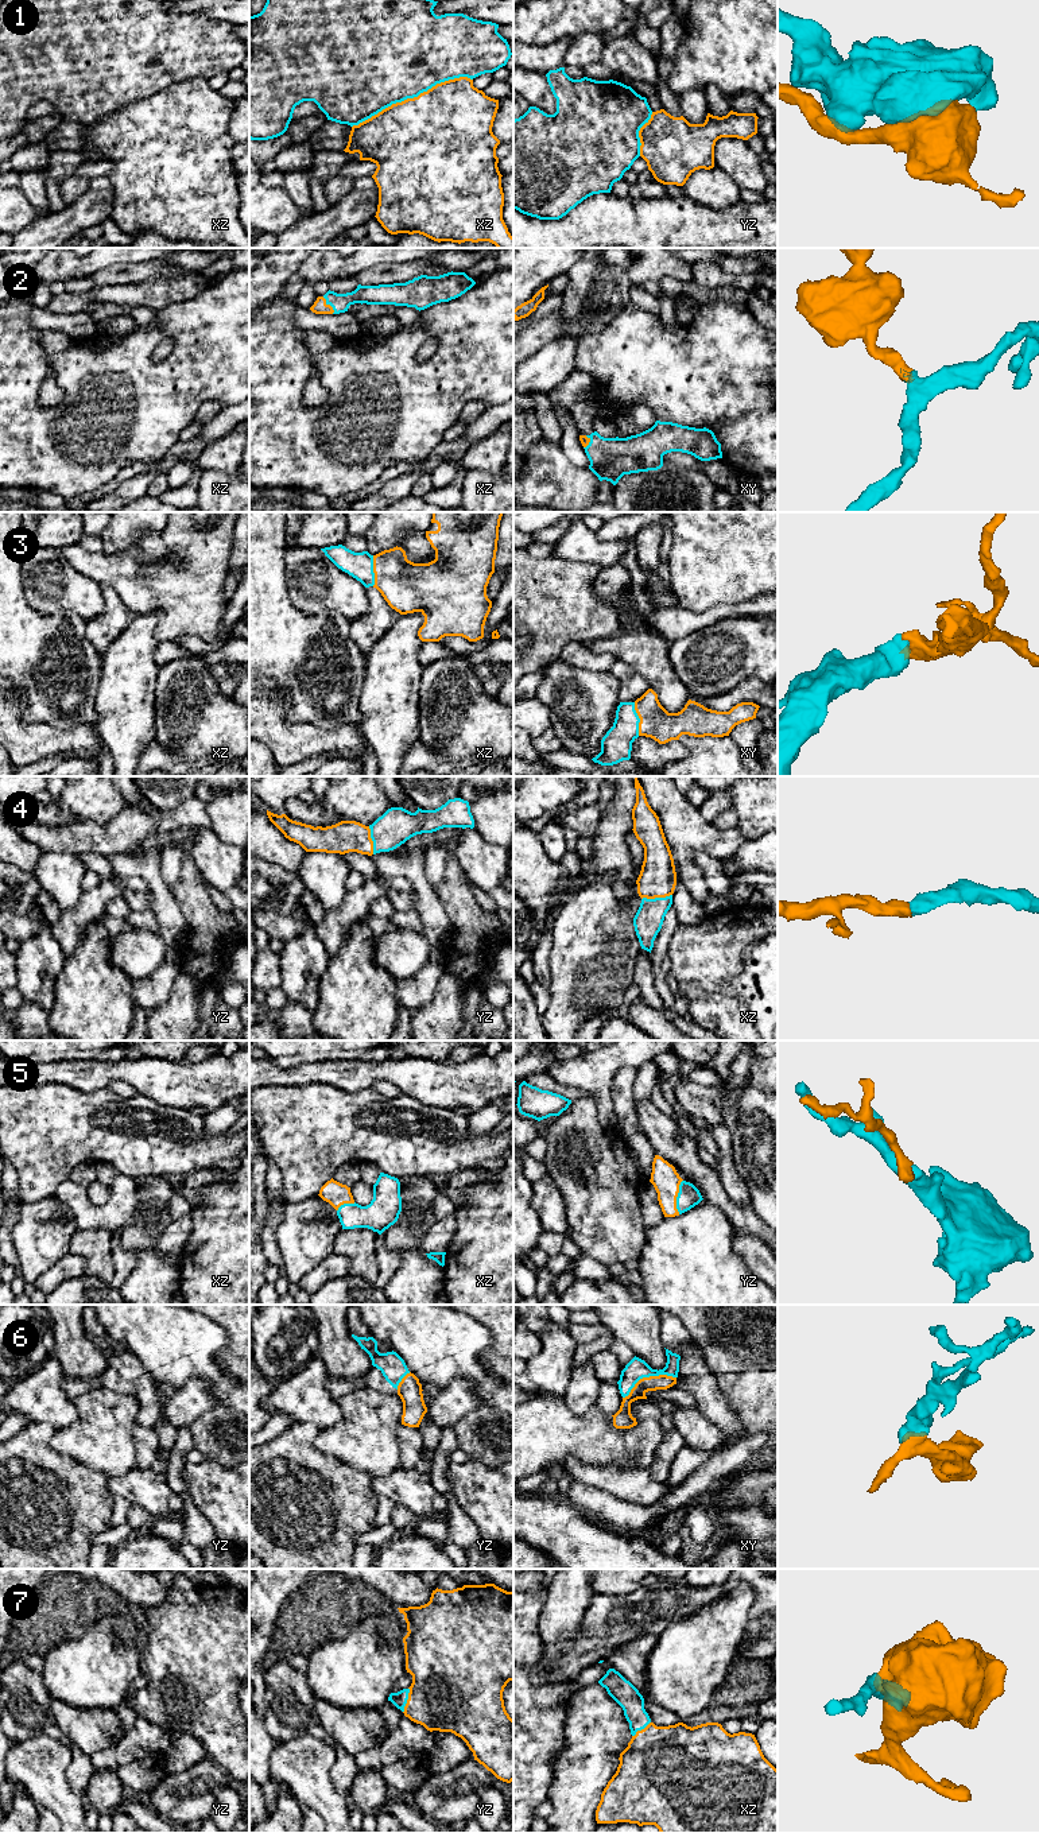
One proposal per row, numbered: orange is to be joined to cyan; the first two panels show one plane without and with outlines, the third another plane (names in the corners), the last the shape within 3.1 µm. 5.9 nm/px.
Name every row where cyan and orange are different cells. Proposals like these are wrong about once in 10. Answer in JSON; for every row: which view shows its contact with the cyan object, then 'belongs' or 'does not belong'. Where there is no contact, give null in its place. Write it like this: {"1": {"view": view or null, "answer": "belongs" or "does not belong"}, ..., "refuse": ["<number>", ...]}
{"1": {"view": "xz", "answer": "belongs"}, "2": {"view": "xz", "answer": "belongs"}, "3": {"view": "xy", "answer": "belongs"}, "4": {"view": "xz", "answer": "belongs"}, "5": {"view": "yz", "answer": "belongs"}, "6": {"view": "xy", "answer": "belongs"}, "7": {"view": "yz", "answer": "belongs"}, "refuse": []}

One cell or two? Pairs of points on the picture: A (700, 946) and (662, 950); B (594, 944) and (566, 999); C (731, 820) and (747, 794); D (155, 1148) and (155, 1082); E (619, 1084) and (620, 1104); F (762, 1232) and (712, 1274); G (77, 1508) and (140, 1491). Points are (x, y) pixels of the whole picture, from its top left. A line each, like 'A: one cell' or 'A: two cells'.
A: two cells
B: one cell
C: two cells
D: two cells
E: one cell
F: two cells
G: two cells

